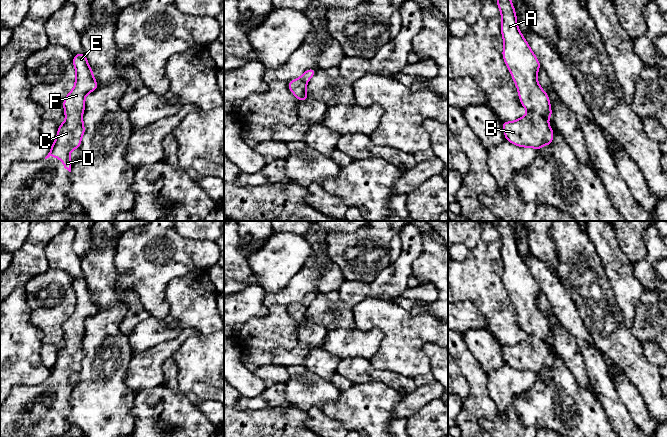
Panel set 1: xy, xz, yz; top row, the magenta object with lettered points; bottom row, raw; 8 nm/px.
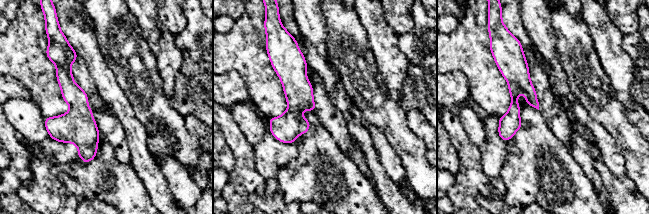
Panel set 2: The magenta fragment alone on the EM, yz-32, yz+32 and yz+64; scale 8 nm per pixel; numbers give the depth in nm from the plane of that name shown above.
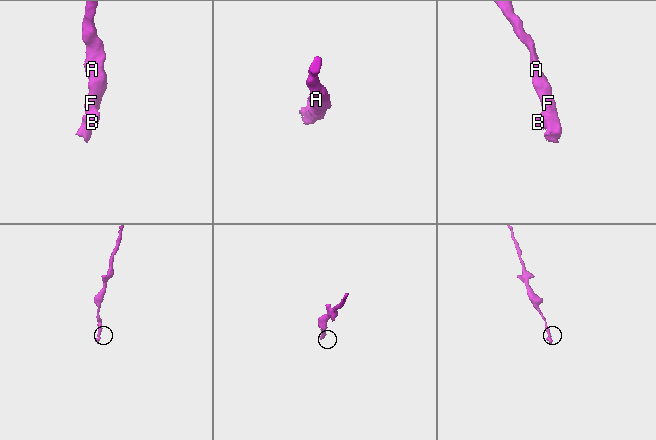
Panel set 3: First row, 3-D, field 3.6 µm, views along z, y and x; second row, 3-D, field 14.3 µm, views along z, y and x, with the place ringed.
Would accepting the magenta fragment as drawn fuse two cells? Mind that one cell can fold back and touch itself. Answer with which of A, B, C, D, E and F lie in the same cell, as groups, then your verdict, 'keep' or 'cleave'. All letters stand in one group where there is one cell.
A B C D E F; keep

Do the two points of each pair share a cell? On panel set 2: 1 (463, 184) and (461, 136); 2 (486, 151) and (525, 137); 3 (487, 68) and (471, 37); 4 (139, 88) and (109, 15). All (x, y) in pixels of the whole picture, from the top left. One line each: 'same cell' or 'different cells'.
1: same cell
2: different cells
3: same cell
4: same cell

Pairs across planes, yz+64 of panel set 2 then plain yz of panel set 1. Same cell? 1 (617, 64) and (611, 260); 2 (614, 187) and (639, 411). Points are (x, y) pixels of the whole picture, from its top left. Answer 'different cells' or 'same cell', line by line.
1: same cell
2: different cells

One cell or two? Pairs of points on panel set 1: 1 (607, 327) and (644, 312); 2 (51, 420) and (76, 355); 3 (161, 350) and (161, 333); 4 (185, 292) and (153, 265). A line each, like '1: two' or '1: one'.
1: two
2: one
3: two
4: two

